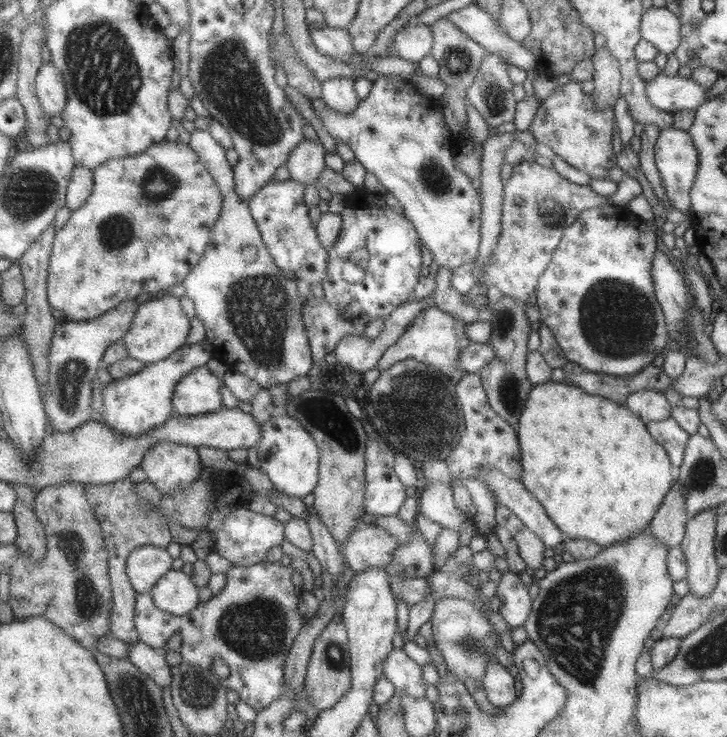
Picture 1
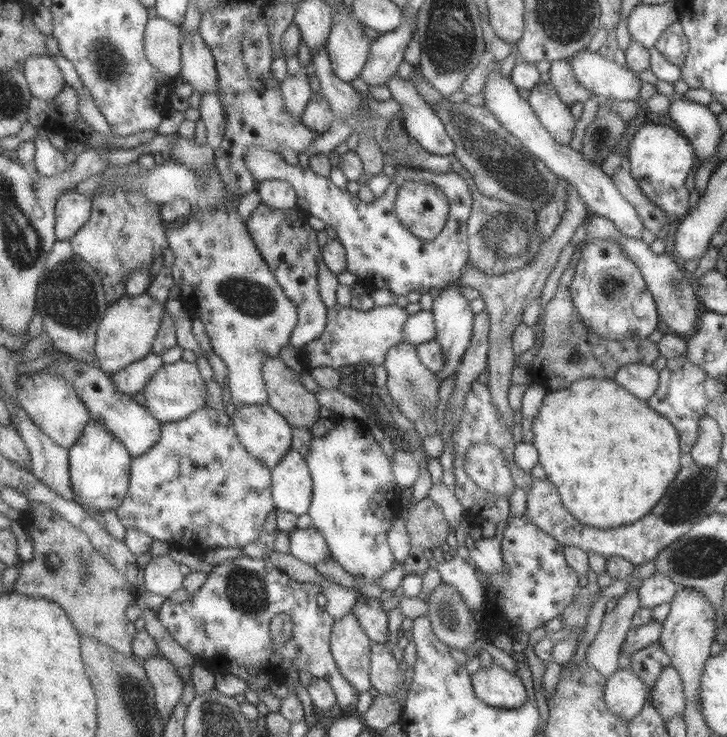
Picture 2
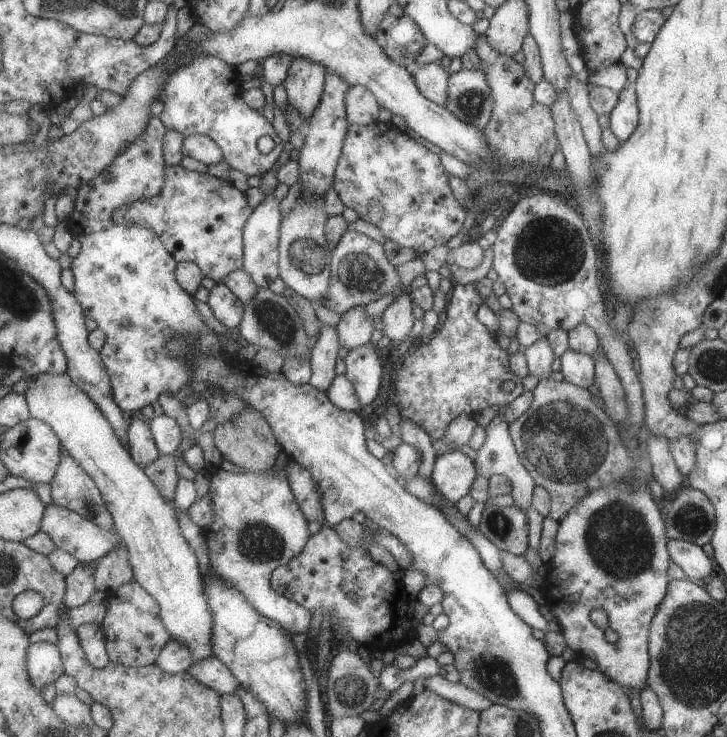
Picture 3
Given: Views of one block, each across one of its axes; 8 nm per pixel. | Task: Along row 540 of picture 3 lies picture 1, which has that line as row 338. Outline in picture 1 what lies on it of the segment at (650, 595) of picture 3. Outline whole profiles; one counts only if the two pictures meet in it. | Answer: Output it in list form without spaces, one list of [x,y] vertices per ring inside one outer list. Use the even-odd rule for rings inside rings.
[[[612,203],[581,212],[578,218],[566,228],[558,248],[554,251],[552,260],[539,278],[536,293],[537,305],[541,314],[541,323],[547,328],[550,328],[550,331],[554,334],[560,349],[564,352],[564,356],[566,356],[568,361],[574,362],[590,372],[624,377],[627,375],[636,375],[648,367],[648,365],[652,365],[656,356],[662,354],[664,347],[669,341],[665,315],[661,309],[661,304],[656,298],[652,276],[653,258],[659,245],[657,241],[658,237],[658,229],[640,220],[626,206],[614,205]]]

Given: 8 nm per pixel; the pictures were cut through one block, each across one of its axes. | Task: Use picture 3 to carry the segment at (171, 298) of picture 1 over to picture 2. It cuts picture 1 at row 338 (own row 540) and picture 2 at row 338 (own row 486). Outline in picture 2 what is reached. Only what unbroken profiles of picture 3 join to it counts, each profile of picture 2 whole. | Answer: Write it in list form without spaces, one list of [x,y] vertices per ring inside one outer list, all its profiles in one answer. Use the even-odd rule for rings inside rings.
[[[148,293],[138,296],[126,295],[118,302],[112,303],[98,334],[96,352],[100,367],[113,375],[146,359],[154,351],[158,335],[162,331],[166,310],[165,303],[158,302]]]

